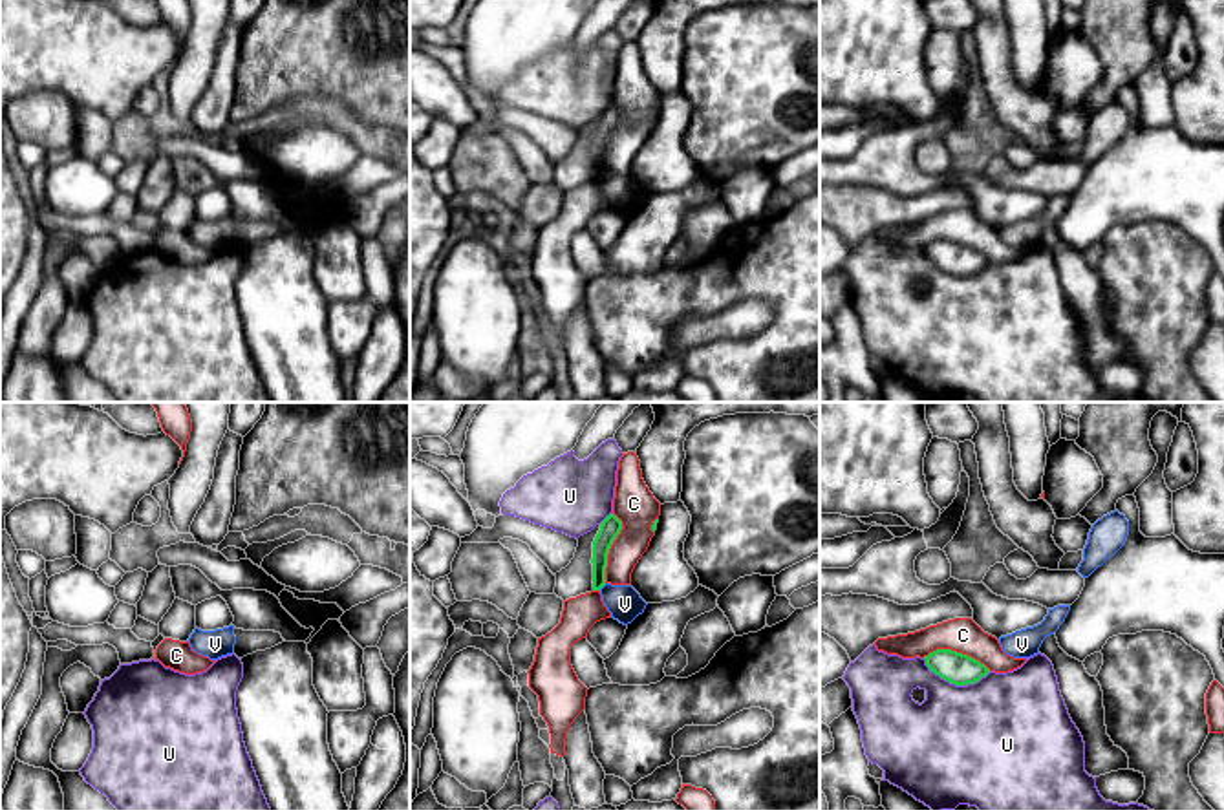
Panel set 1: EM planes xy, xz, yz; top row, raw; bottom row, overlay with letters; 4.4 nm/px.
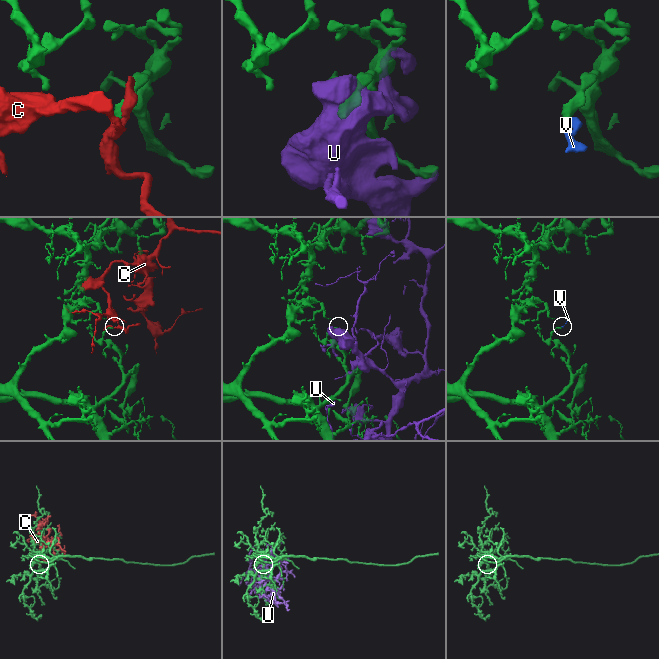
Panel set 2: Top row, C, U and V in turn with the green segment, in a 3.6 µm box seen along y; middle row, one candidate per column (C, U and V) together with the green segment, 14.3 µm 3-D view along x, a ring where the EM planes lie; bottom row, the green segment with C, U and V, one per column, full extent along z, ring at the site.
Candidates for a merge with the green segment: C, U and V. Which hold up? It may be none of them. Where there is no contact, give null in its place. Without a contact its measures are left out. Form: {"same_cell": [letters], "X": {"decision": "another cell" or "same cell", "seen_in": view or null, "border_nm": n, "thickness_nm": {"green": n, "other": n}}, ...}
{"same_cell": [], "C": {"decision": "another cell", "seen_in": "xz", "border_nm": 320, "thickness_nm": {"green": 90, "other": 180}}, "U": {"decision": "another cell", "seen_in": "yz", "border_nm": 300, "thickness_nm": {"green": 140, "other": 480}}, "V": {"decision": "another cell", "seen_in": "xz", "border_nm": 50, "thickness_nm": {"green": 90, "other": 150}}}

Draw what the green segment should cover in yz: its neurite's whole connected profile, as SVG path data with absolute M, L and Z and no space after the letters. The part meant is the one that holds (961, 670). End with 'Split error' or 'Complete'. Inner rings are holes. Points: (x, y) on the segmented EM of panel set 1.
M937 649L924 660L929 671L955 686L975 684L990 673L979 660L951 649Z. Complete

